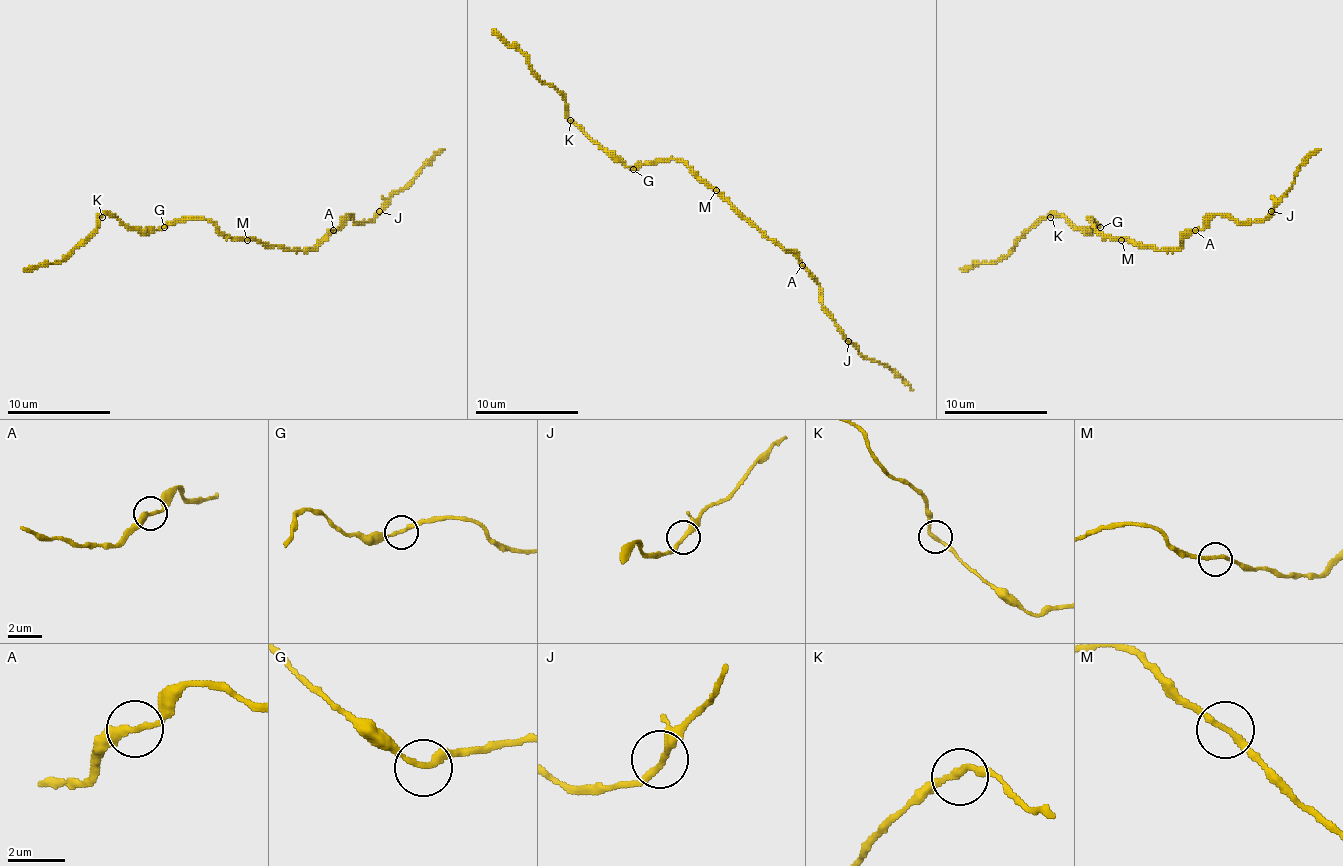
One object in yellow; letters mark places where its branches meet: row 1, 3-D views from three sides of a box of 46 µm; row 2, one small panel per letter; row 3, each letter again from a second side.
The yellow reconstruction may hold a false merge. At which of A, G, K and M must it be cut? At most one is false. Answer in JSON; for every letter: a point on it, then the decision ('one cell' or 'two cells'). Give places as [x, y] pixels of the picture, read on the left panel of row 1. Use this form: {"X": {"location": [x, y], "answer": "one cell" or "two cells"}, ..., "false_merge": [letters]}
{"A": {"location": [333, 230], "answer": "two cells"}, "G": {"location": [164, 227], "answer": "one cell"}, "K": {"location": [102, 217], "answer": "one cell"}, "M": {"location": [247, 240], "answer": "one cell"}, "false_merge": ["A"]}

